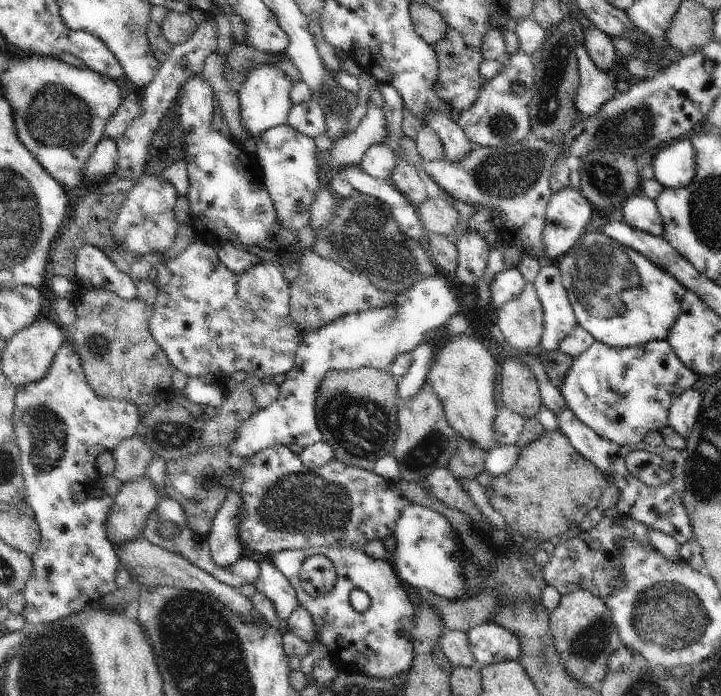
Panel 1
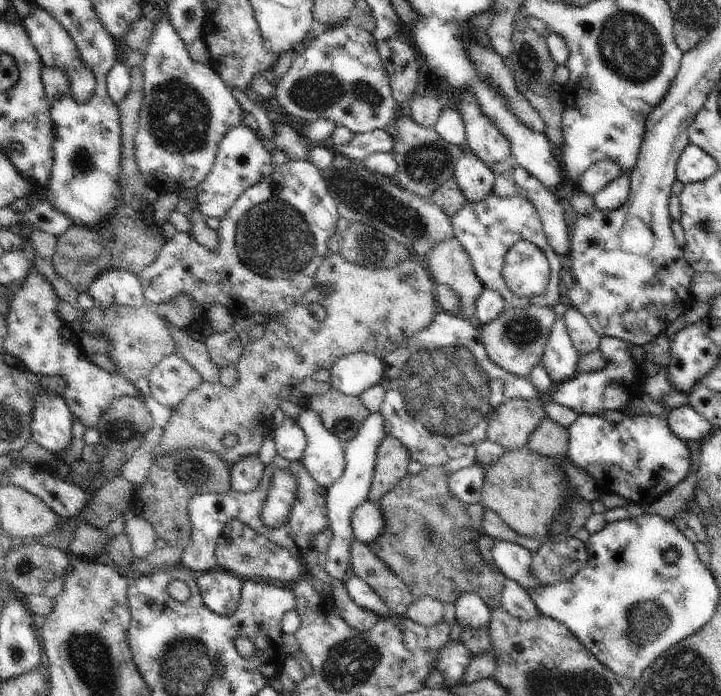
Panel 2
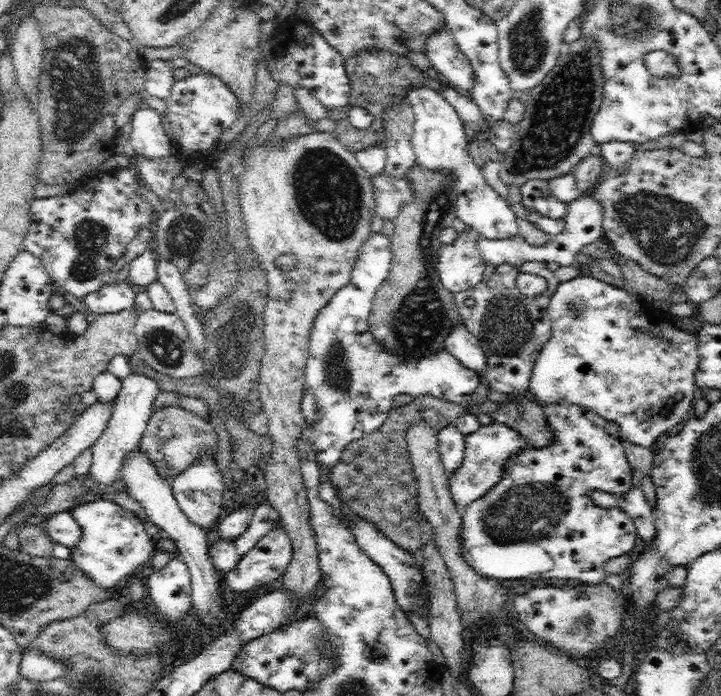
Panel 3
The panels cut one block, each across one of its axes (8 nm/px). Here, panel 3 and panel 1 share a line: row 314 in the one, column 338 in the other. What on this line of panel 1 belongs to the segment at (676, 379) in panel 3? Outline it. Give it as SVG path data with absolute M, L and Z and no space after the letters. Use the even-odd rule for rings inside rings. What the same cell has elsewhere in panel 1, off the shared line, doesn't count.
M310 547L304 550L284 549L269 559L294 588L300 606L312 615L319 639L328 649L330 660L347 675L360 673L368 678L392 678L407 674L415 655L410 630L413 625L413 597L389 559L374 559L362 547ZM312 555L328 557L337 570L334 588L322 597L310 596L299 583L301 564ZM358 588L371 598L368 609L356 611L350 604L350 592Z

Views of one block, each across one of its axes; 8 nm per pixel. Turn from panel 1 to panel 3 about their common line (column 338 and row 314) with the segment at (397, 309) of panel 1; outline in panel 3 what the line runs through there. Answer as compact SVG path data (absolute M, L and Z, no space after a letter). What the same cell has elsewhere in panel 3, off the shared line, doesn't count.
M382 232L370 233L369 237L362 243L355 265L351 272L351 279L346 287L342 287L328 301L328 304L320 309L314 321L311 333L309 334L308 356L305 362L305 388L312 391L316 404L319 406L319 415L311 424L305 421L302 427L302 436L309 440L309 443L316 452L317 463L321 468L321 481L318 485L318 498L325 500L337 514L343 516L345 507L340 497L336 494L338 490L330 483L326 474L340 462L344 449L354 440L367 436L370 432L378 430L390 410L392 410L392 400L398 394L410 394L419 397L425 394L443 398L453 403L464 405L465 407L472 400L472 394L476 392L480 384L480 376L477 372L466 368L455 356L446 352L439 351L430 356L422 358L412 358L412 360L402 360L395 354L390 354L380 342L372 336L367 326L369 314L376 291L383 284L390 272L392 262L392 251L390 251L390 237Z

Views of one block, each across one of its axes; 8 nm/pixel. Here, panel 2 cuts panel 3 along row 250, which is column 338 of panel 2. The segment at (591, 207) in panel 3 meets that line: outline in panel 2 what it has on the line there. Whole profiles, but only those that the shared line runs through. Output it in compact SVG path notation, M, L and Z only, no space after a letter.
M380 411L371 413L362 423L357 435L345 443L345 469L342 476L327 488L326 508L330 519L330 528L333 537L327 549L327 565L325 570L336 580L341 580L351 564L352 542L355 536L353 526L351 525L353 513L366 499L369 498L369 492L375 475L375 464L377 459L377 448L382 439L387 435L384 430L385 420Z

